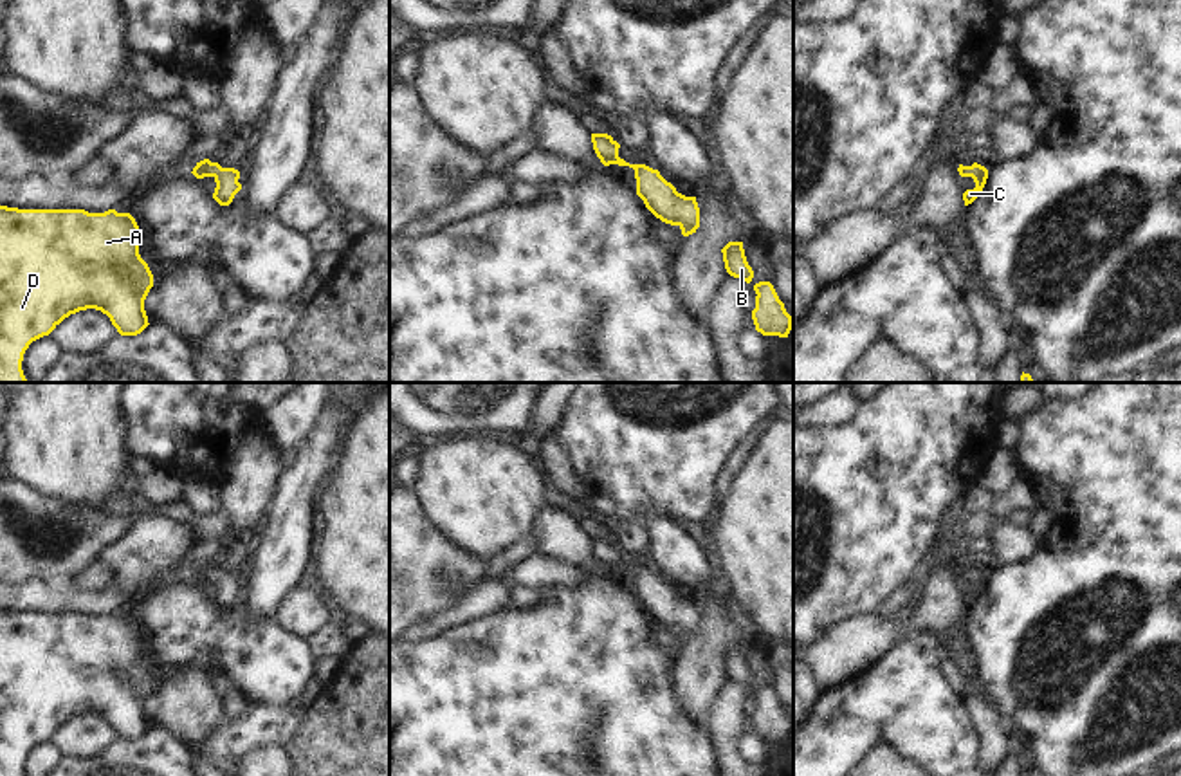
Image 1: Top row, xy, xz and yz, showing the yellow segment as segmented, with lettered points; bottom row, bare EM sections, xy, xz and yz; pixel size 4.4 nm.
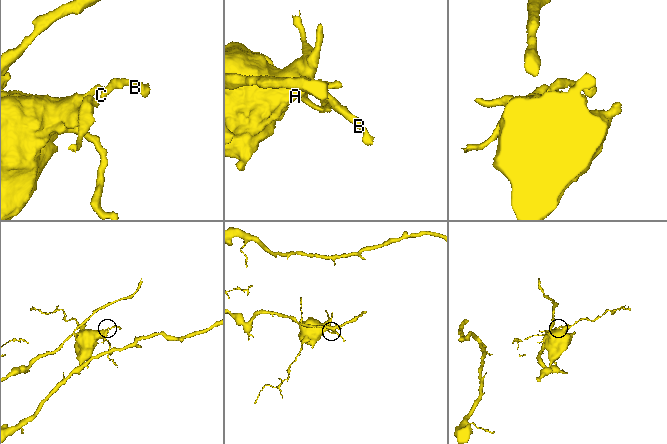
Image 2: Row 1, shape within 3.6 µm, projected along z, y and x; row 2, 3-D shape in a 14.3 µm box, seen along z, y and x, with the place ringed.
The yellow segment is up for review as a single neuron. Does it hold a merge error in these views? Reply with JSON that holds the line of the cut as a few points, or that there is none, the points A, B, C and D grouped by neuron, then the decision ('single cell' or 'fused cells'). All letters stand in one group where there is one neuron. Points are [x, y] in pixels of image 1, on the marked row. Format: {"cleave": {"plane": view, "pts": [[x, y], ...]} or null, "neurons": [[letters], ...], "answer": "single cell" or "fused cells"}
{"cleave": null, "neurons": [["A", "B", "C", "D"]], "answer": "single cell"}

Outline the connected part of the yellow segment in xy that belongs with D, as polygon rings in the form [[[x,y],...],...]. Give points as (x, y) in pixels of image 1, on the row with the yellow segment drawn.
[[[0,206],[0,383],[29,383],[22,370],[29,345],[79,310],[101,310],[121,336],[141,334],[150,325],[144,300],[151,287],[130,213]]]

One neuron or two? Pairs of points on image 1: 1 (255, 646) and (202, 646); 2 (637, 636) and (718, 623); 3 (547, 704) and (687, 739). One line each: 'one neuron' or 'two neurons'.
1: one neuron
2: two neurons
3: one neuron

